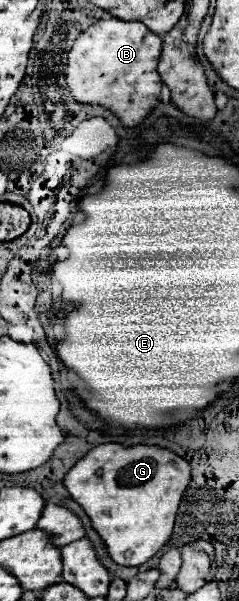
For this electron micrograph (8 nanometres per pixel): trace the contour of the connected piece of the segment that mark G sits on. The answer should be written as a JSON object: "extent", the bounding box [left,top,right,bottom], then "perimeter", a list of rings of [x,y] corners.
{"extent":[63,444,191,566],"perimeter":[[[101,444],[89,450],[63,478],[63,486],[71,498],[85,510],[91,526],[101,536],[107,554],[119,566],[139,566],[147,562],[157,550],[165,546],[173,532],[177,508],[181,496],[191,480],[191,468],[185,458],[173,454],[171,450],[157,446],[133,446],[125,448],[121,444]]]}

